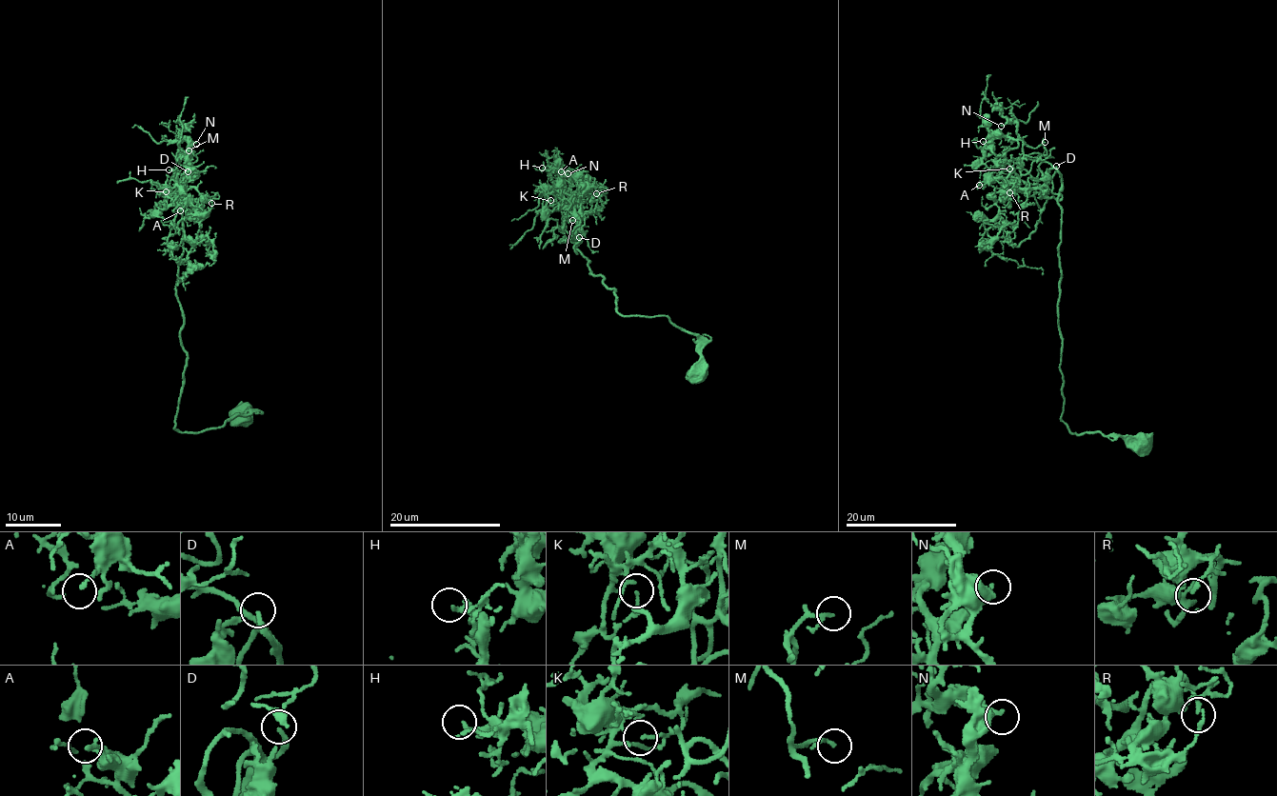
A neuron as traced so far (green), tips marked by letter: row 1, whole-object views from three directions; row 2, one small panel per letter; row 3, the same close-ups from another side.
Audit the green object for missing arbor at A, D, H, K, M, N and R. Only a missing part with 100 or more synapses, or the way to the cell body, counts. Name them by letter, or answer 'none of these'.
D

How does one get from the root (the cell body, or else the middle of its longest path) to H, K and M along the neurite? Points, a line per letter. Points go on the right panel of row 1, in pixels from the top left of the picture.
H: (1143, 441), (1078, 436), (1061, 419), (1061, 205), (1011, 176), (993, 176), (983, 141)
K: (1143, 441), (1078, 436), (1061, 419), (1061, 205), (1011, 176), (1004, 182), (1000, 173), (1012, 161), (1009, 169)
M: (1143, 441), (1078, 436), (1061, 419), (1061, 207), (1047, 182), (1018, 166), (1046, 154), (1045, 142)

